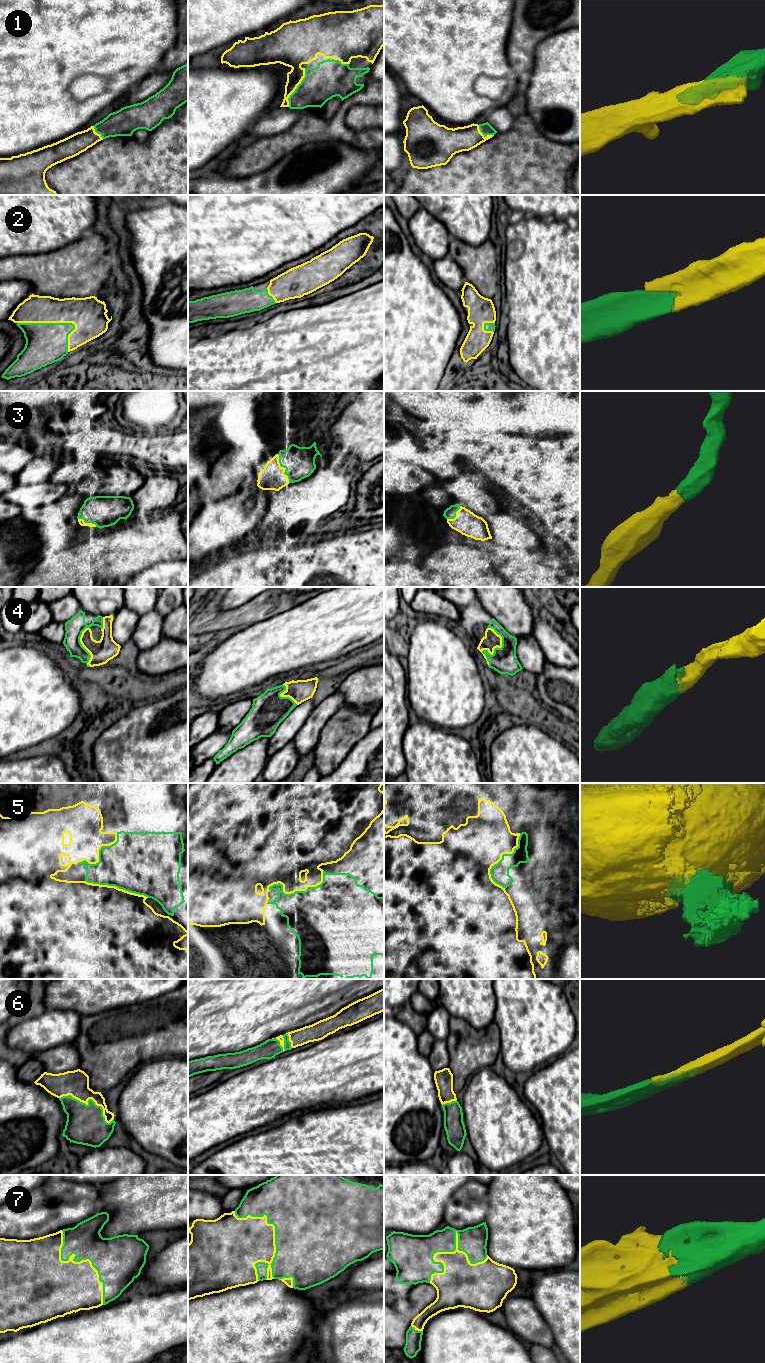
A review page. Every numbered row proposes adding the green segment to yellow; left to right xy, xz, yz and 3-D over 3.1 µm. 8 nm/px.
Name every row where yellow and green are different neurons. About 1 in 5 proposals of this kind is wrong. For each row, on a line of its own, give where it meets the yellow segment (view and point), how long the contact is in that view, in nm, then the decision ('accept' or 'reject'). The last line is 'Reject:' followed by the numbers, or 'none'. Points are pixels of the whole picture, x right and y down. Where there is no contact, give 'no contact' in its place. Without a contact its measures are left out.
1: contact xz (296, 87); length 340 nm; accept
2: contact xy (59, 322); length 480 nm; accept
3: contact xz (284, 468); length 260 nm; accept
4: contact yz (495, 647); length 320 nm; accept
5: contact xz (297, 890); length 480 nm; reject
6: contact xy (90, 1098); length 480 nm; accept
7: contact xz (274, 1229); length 650 nm; accept
Reject: 5

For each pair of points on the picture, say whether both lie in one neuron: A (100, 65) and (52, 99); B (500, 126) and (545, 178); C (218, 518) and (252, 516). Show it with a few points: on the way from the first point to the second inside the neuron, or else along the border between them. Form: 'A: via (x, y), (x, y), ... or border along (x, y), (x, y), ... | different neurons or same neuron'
A: via (86, 65), (78, 65), (58, 85) | same neuron
B: border along (514, 118), (513, 125), (508, 130), (497, 133) | different neurons
C: via (226, 518), (244, 516) | same neuron

